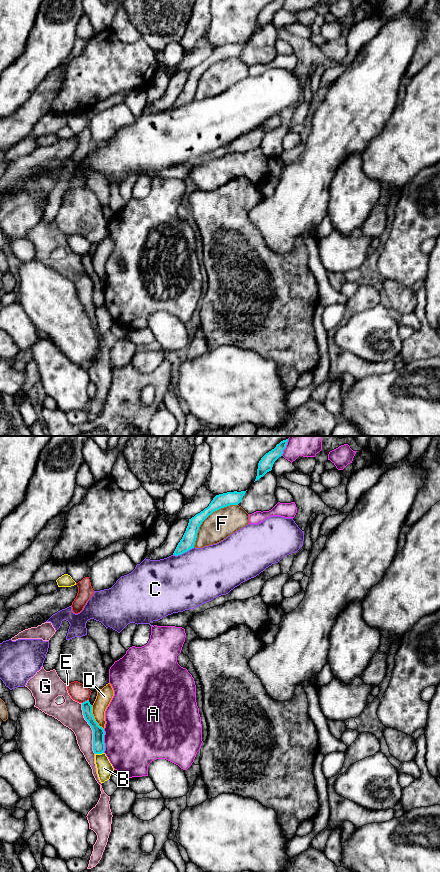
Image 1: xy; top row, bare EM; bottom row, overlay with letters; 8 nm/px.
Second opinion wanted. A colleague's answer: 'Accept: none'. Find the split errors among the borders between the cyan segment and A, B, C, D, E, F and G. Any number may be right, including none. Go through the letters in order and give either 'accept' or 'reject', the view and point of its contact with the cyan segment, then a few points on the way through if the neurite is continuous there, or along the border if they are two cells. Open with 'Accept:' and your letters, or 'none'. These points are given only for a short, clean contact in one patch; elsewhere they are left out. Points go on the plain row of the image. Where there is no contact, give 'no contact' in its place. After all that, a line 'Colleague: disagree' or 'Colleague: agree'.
Accept: none
A: reject | xy (103, 293)
B: reject | xy (99, 305)
C: reject | xy (183, 104)
D: reject | xy (93, 269) | along xy (91, 257), (93, 270), (103, 281)
E: reject | xy (85, 253) | along xy (88, 251), (82, 255)
F: reject | xy (207, 68)
G: reject | xy (91, 279)
Colleague: agree

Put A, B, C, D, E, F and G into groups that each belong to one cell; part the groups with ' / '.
A / B / C / D / E / F / G

